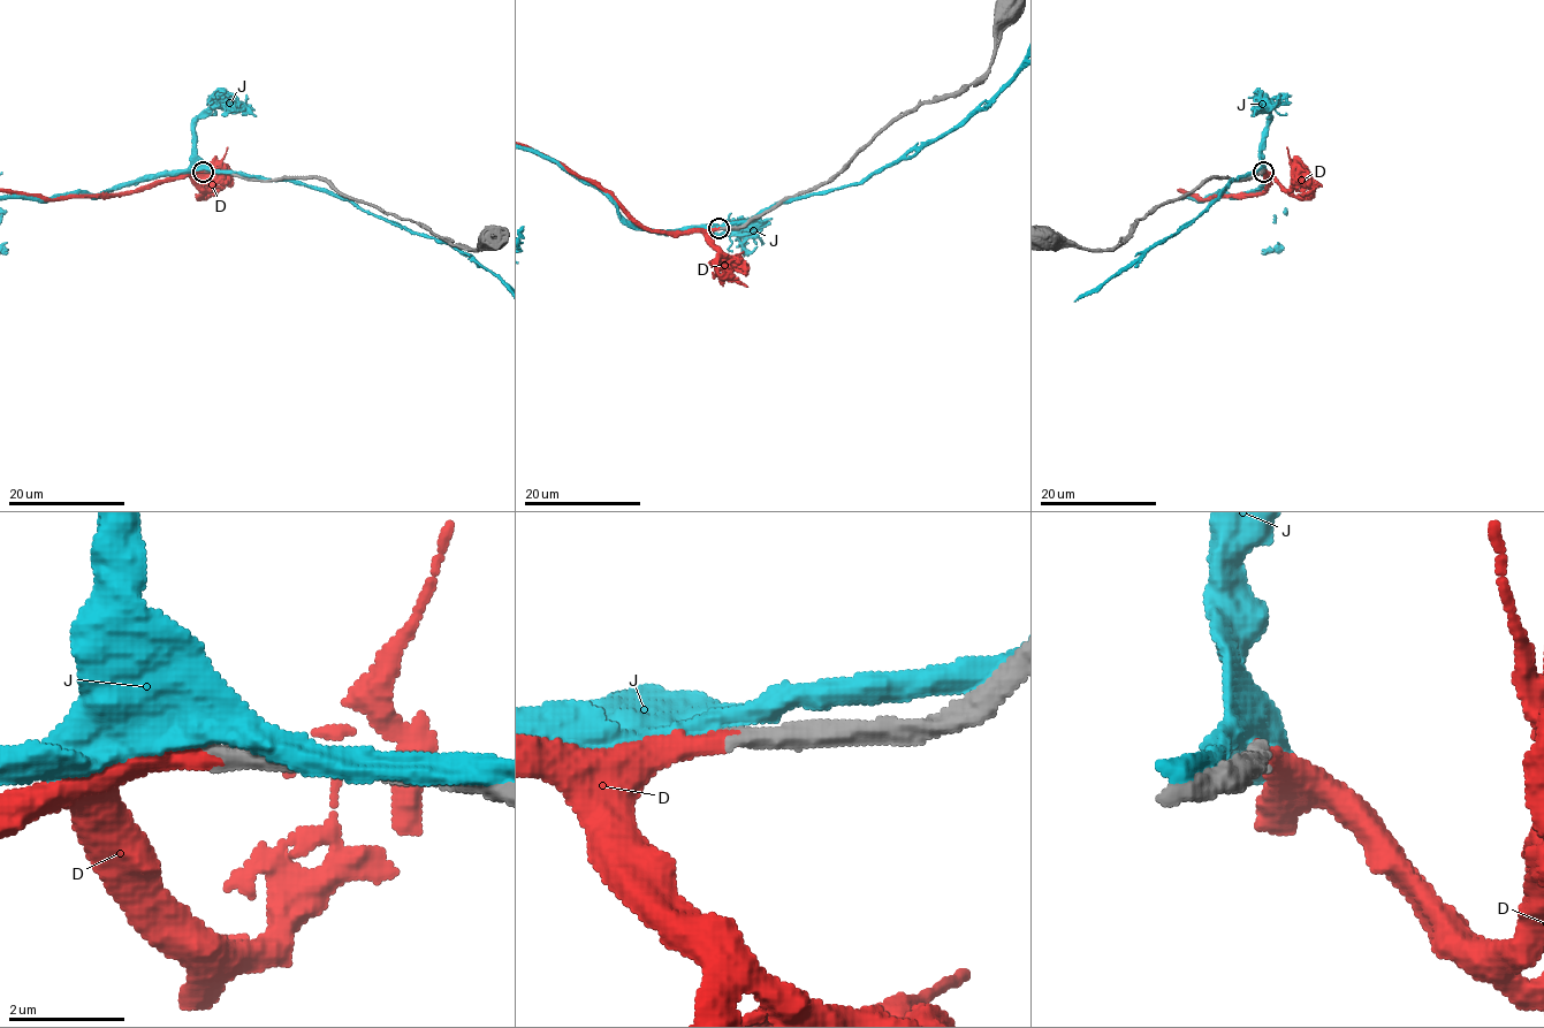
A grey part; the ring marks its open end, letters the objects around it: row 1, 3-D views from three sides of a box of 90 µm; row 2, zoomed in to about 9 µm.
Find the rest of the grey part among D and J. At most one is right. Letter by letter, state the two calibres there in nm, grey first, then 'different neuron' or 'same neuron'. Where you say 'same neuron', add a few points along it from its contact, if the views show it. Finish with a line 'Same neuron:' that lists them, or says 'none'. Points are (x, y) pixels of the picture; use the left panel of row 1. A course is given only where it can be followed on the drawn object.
D: 340 nm thick on the grey side, 340 nm on the other; same neuron
J: 300 nm thick on the grey side, 440 nm on the other; different neuron
Same neuron: D

